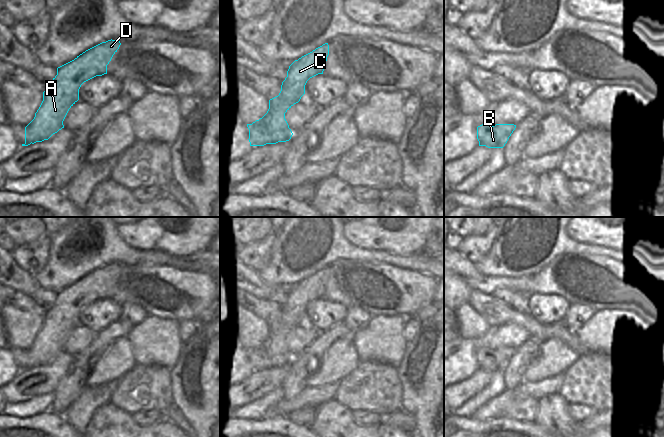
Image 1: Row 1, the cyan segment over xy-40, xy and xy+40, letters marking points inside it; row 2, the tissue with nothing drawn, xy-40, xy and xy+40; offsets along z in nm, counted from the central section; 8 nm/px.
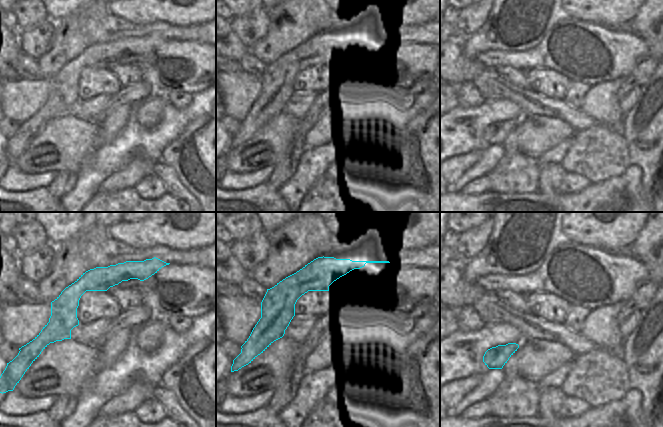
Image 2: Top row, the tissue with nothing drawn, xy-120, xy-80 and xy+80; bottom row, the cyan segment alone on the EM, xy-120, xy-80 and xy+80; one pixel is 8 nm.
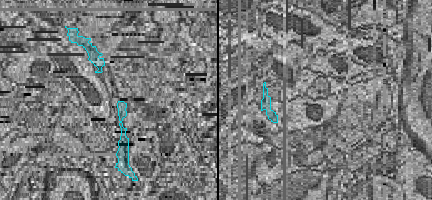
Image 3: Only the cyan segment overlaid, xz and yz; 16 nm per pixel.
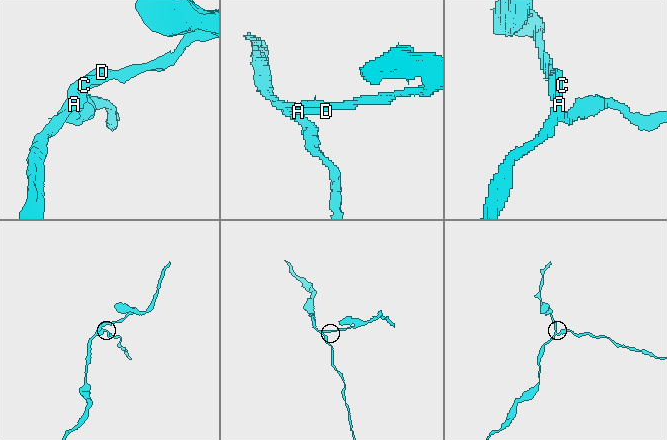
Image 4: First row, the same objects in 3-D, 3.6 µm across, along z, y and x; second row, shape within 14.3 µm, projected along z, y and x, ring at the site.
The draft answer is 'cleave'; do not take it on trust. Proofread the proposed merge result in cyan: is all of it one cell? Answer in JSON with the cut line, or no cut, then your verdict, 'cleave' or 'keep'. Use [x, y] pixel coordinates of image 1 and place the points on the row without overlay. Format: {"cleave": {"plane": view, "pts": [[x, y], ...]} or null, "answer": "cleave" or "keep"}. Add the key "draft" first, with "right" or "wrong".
{"draft": "right", "cleave": {"plane": "xy", "pts": [[259, 343], [265, 352], [272, 357], [281, 356], [288, 352]]}, "answer": "cleave"}

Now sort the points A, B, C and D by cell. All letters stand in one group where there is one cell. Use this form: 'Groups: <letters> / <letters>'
Groups: A C D / B

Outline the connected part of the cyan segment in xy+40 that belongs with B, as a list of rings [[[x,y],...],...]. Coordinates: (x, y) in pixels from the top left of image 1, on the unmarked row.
[[[482,348],[477,351],[479,370],[503,372],[515,352],[514,348],[496,348],[494,350]]]

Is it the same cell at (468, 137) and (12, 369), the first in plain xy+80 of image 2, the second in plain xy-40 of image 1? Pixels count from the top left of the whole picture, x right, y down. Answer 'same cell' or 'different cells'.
same cell

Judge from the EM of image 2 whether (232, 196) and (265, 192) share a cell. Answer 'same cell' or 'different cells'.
same cell

